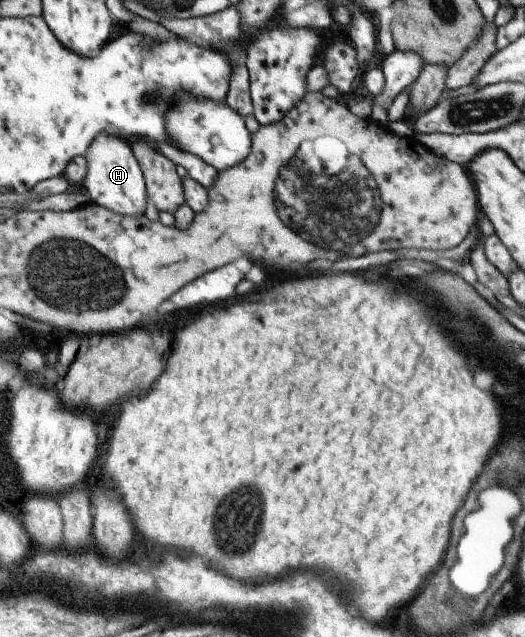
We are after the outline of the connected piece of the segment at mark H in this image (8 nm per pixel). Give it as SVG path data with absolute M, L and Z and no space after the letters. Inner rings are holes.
M101 133L93 141L86 157L88 158L88 174L83 181L83 186L92 203L112 209L123 218L146 215L147 201L150 197L147 195L148 186L144 169L127 139L113 133Z

